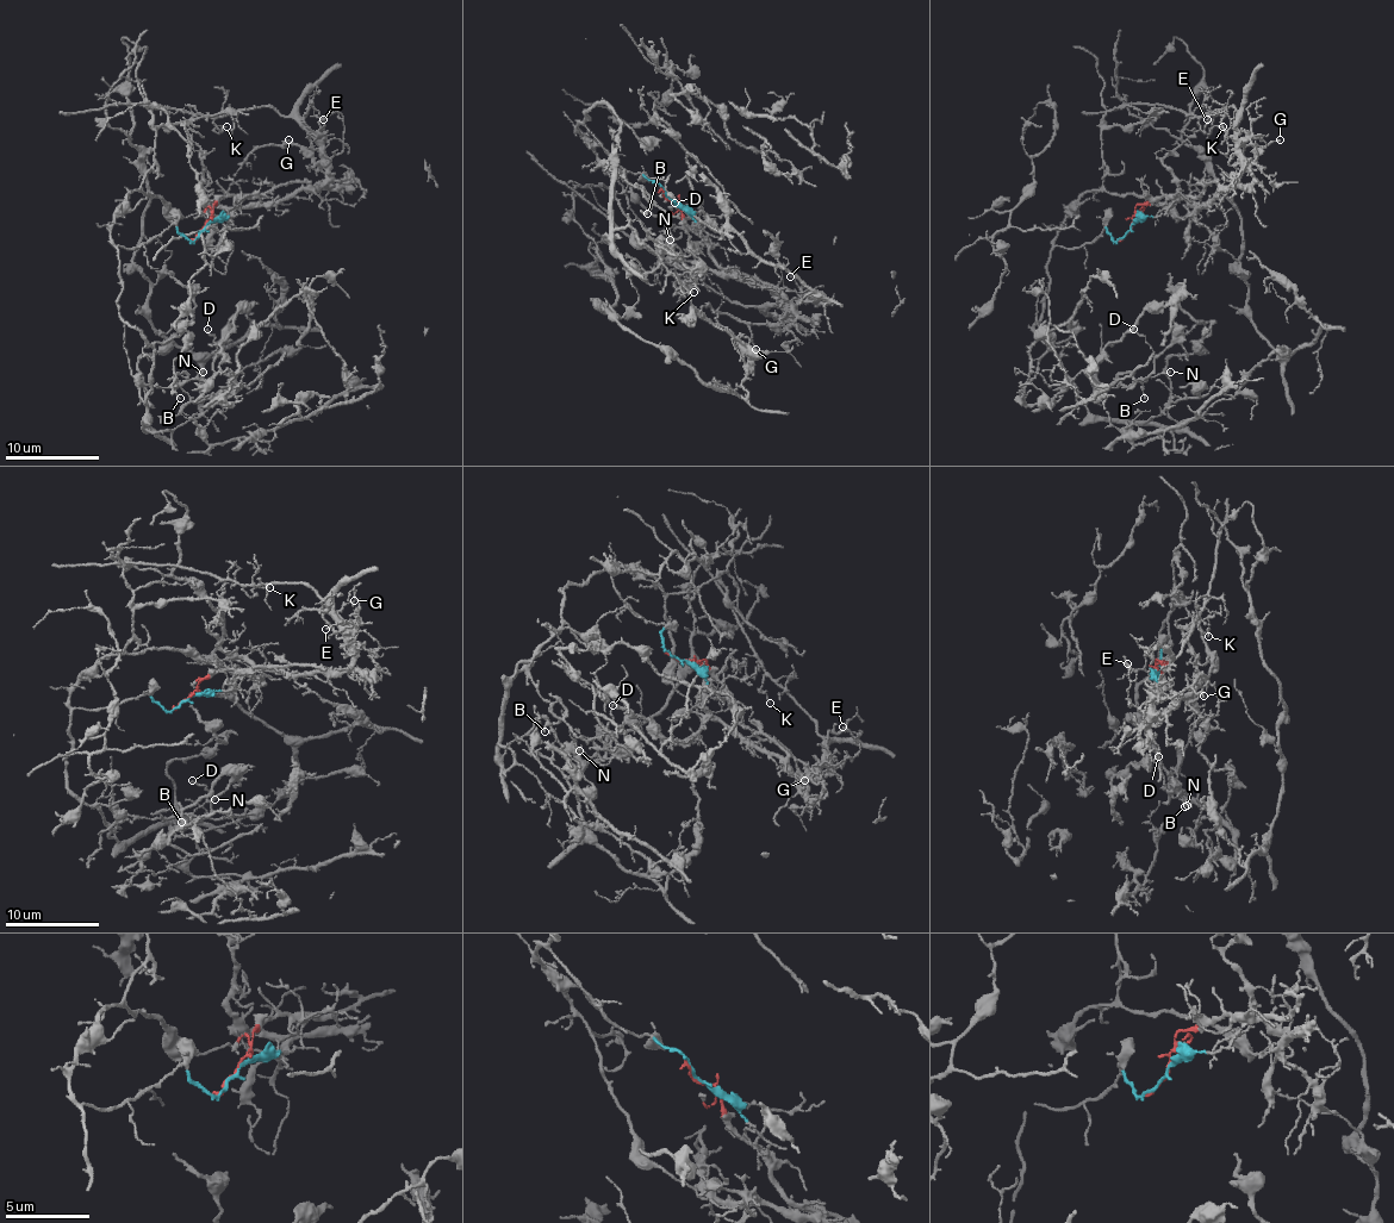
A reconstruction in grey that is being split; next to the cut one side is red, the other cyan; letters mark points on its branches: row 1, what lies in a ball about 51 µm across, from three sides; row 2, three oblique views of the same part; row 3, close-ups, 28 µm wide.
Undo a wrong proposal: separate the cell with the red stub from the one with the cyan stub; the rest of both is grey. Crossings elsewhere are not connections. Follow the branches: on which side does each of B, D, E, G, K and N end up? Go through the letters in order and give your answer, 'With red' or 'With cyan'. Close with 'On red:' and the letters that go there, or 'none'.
B: With cyan
D: With cyan
E: With red
G: With red
K: With red
N: With cyan
On red: E, G, K

